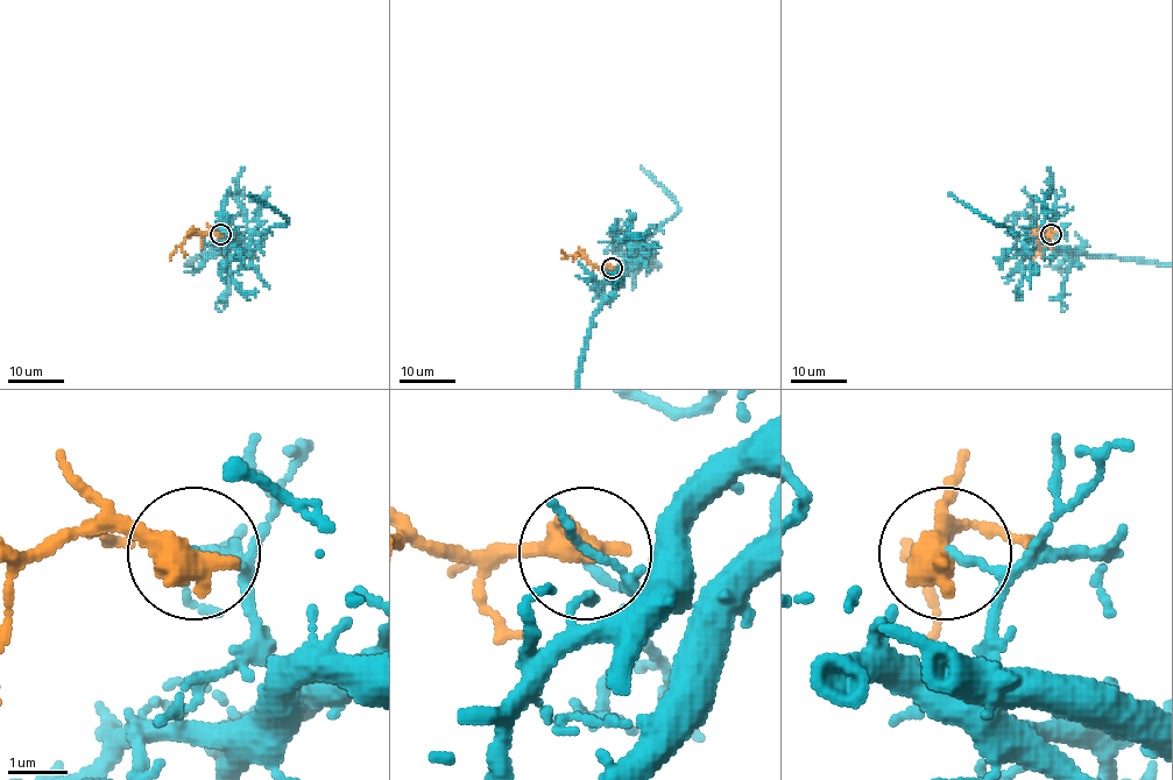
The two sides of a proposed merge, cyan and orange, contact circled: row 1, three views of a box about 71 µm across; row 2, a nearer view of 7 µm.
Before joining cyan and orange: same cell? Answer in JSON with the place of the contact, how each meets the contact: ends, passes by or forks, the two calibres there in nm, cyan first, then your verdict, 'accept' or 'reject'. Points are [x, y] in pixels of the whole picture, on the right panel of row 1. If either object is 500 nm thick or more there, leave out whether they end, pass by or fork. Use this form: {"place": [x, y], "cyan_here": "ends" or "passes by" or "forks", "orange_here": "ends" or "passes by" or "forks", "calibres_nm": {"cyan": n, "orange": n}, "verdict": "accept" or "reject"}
{"place": [1051, 234], "calibres_nm": {"cyan": 120, "orange": 650}, "verdict": "reject"}

